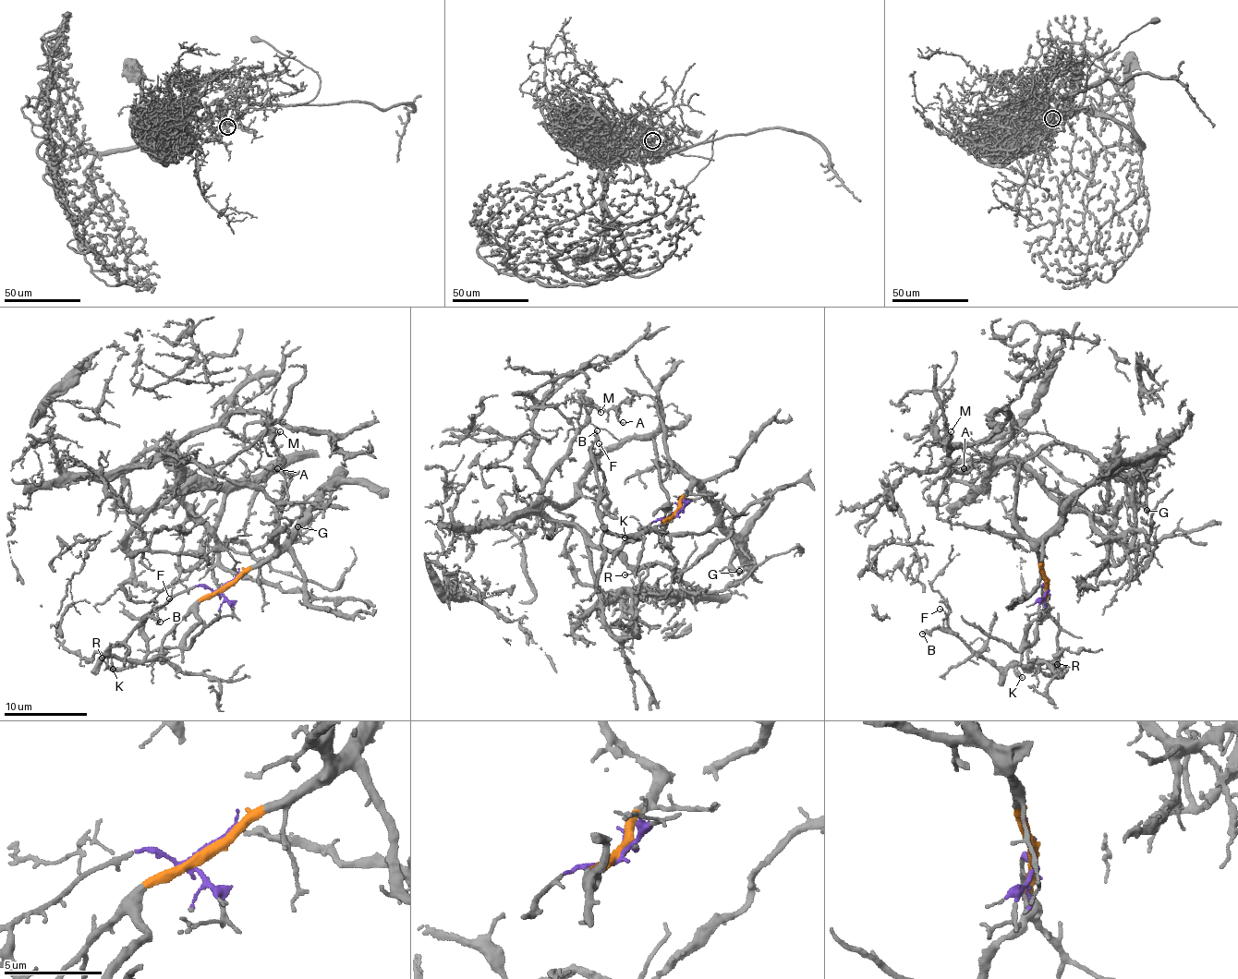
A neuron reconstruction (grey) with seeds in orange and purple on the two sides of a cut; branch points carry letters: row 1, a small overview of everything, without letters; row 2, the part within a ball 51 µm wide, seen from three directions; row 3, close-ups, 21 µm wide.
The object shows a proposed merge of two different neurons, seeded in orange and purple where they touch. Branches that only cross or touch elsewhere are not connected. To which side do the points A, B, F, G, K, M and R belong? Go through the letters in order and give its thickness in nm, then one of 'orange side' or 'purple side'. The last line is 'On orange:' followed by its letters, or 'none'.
A: calibre 130 nm; orange side
B: calibre 240 nm; purple side
F: calibre 100 nm; purple side
G: calibre 190 nm; orange side
K: calibre 190 nm; purple side
M: calibre 150 nm; orange side
R: calibre 120 nm; purple side
On orange: A, G, M

